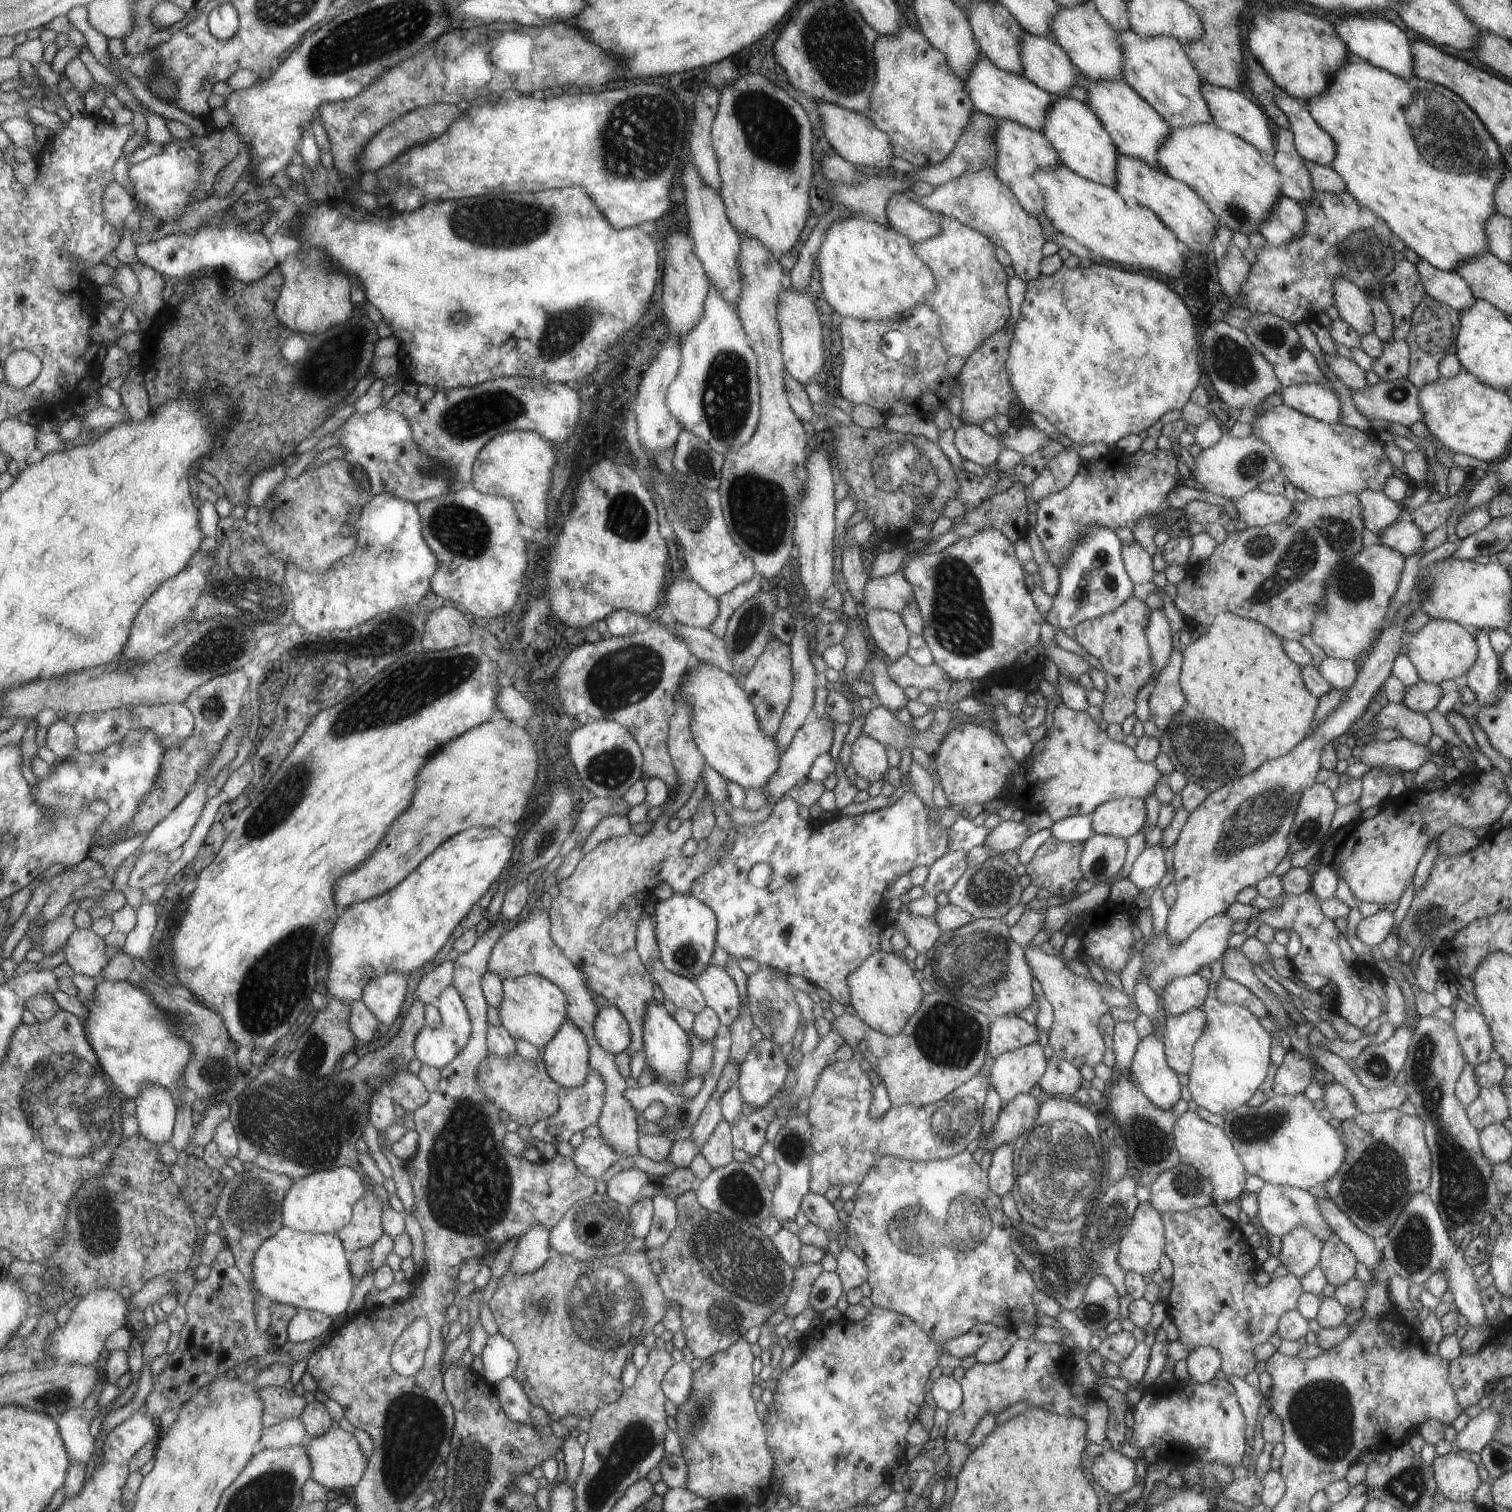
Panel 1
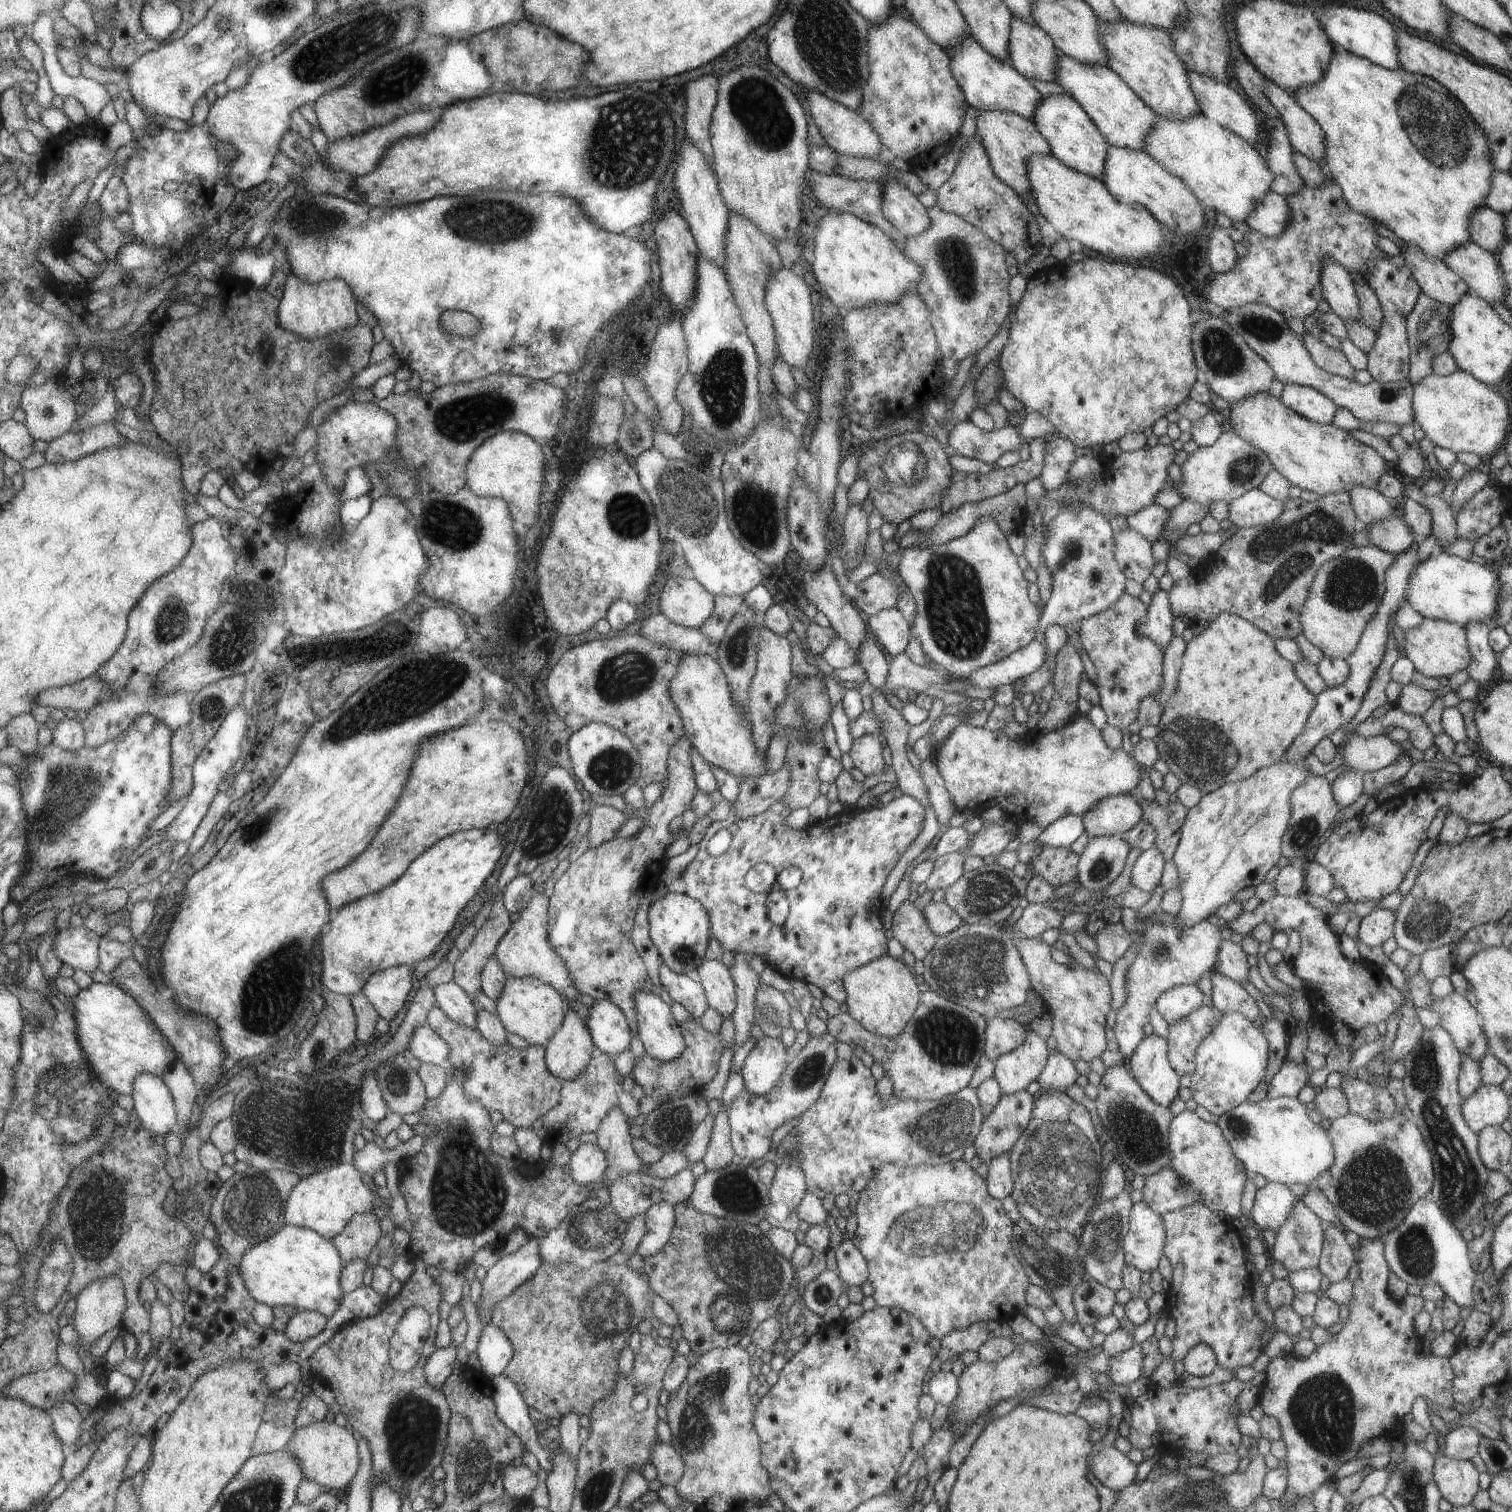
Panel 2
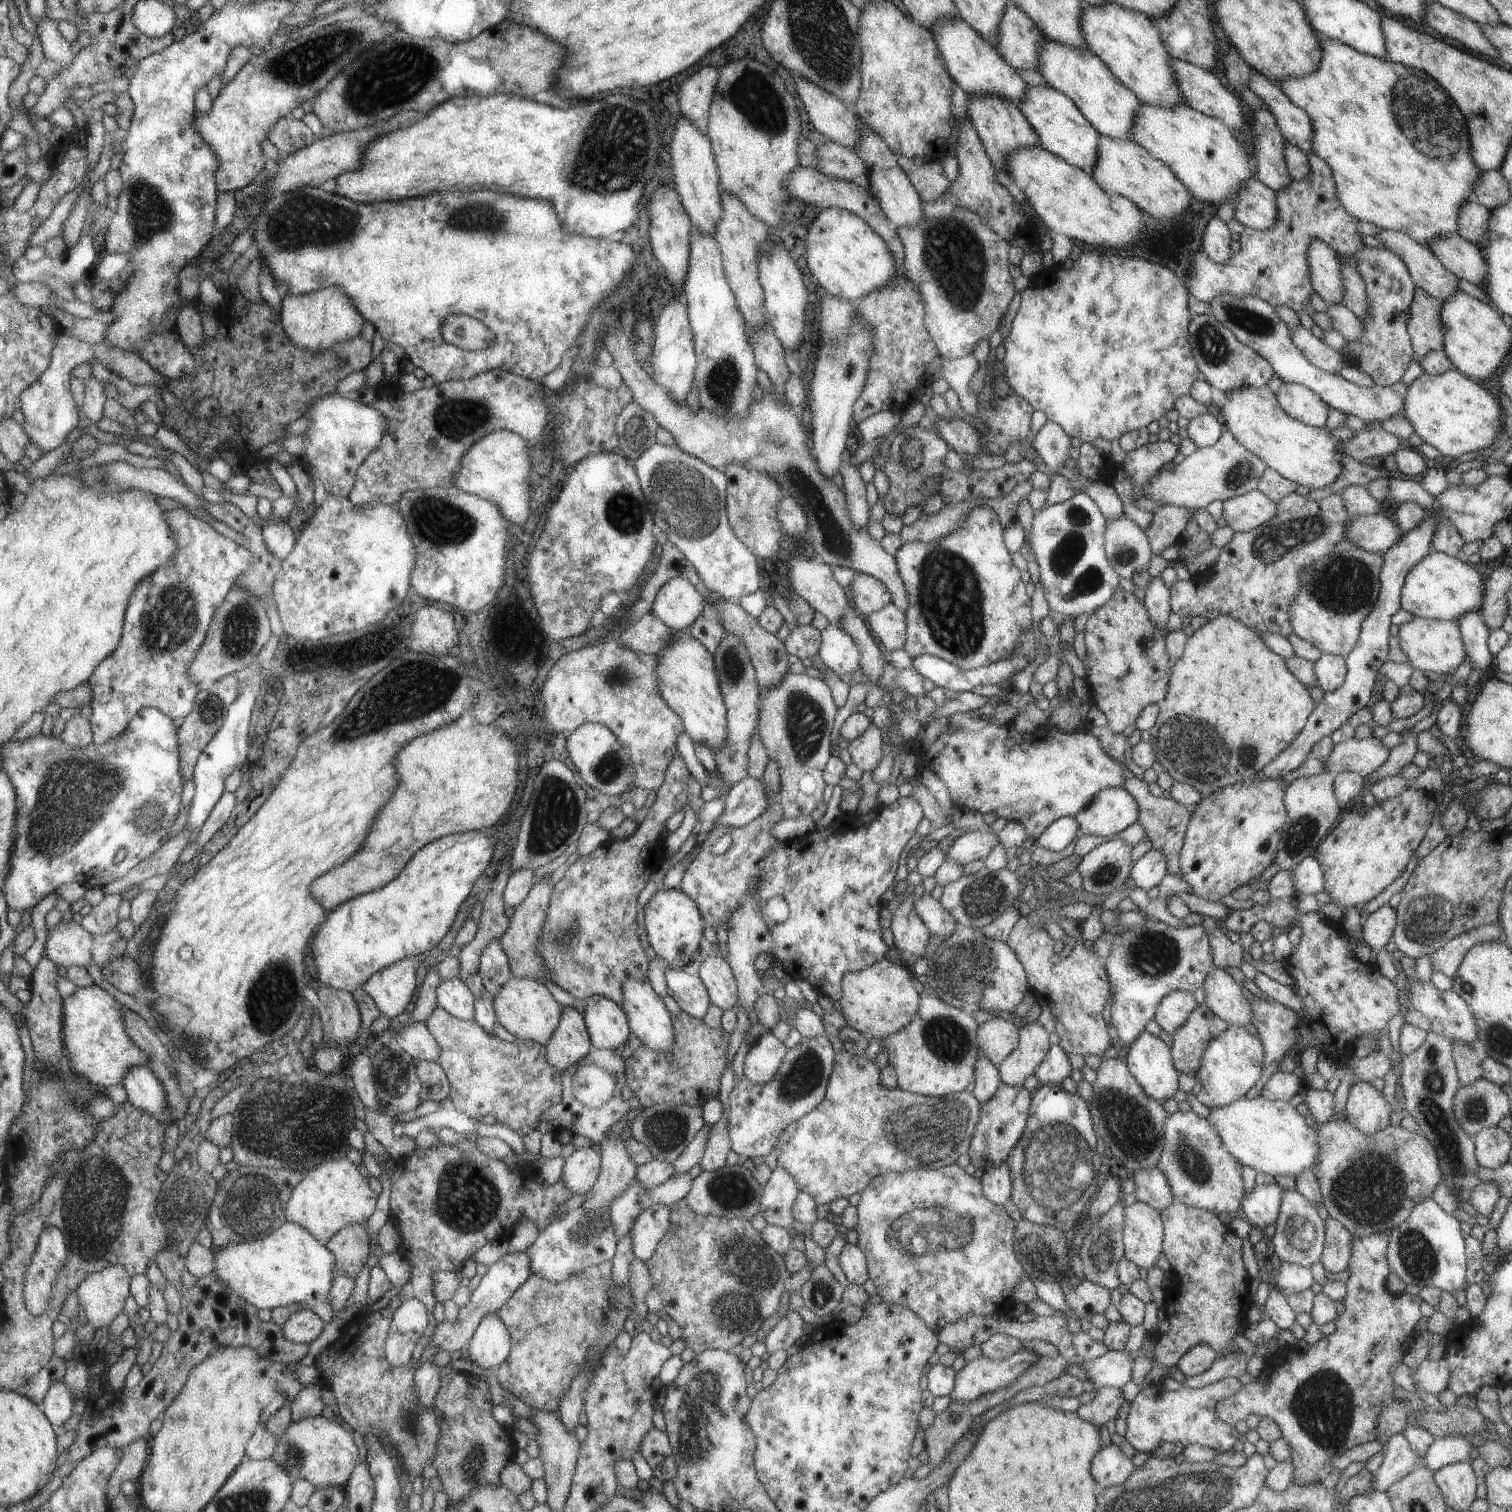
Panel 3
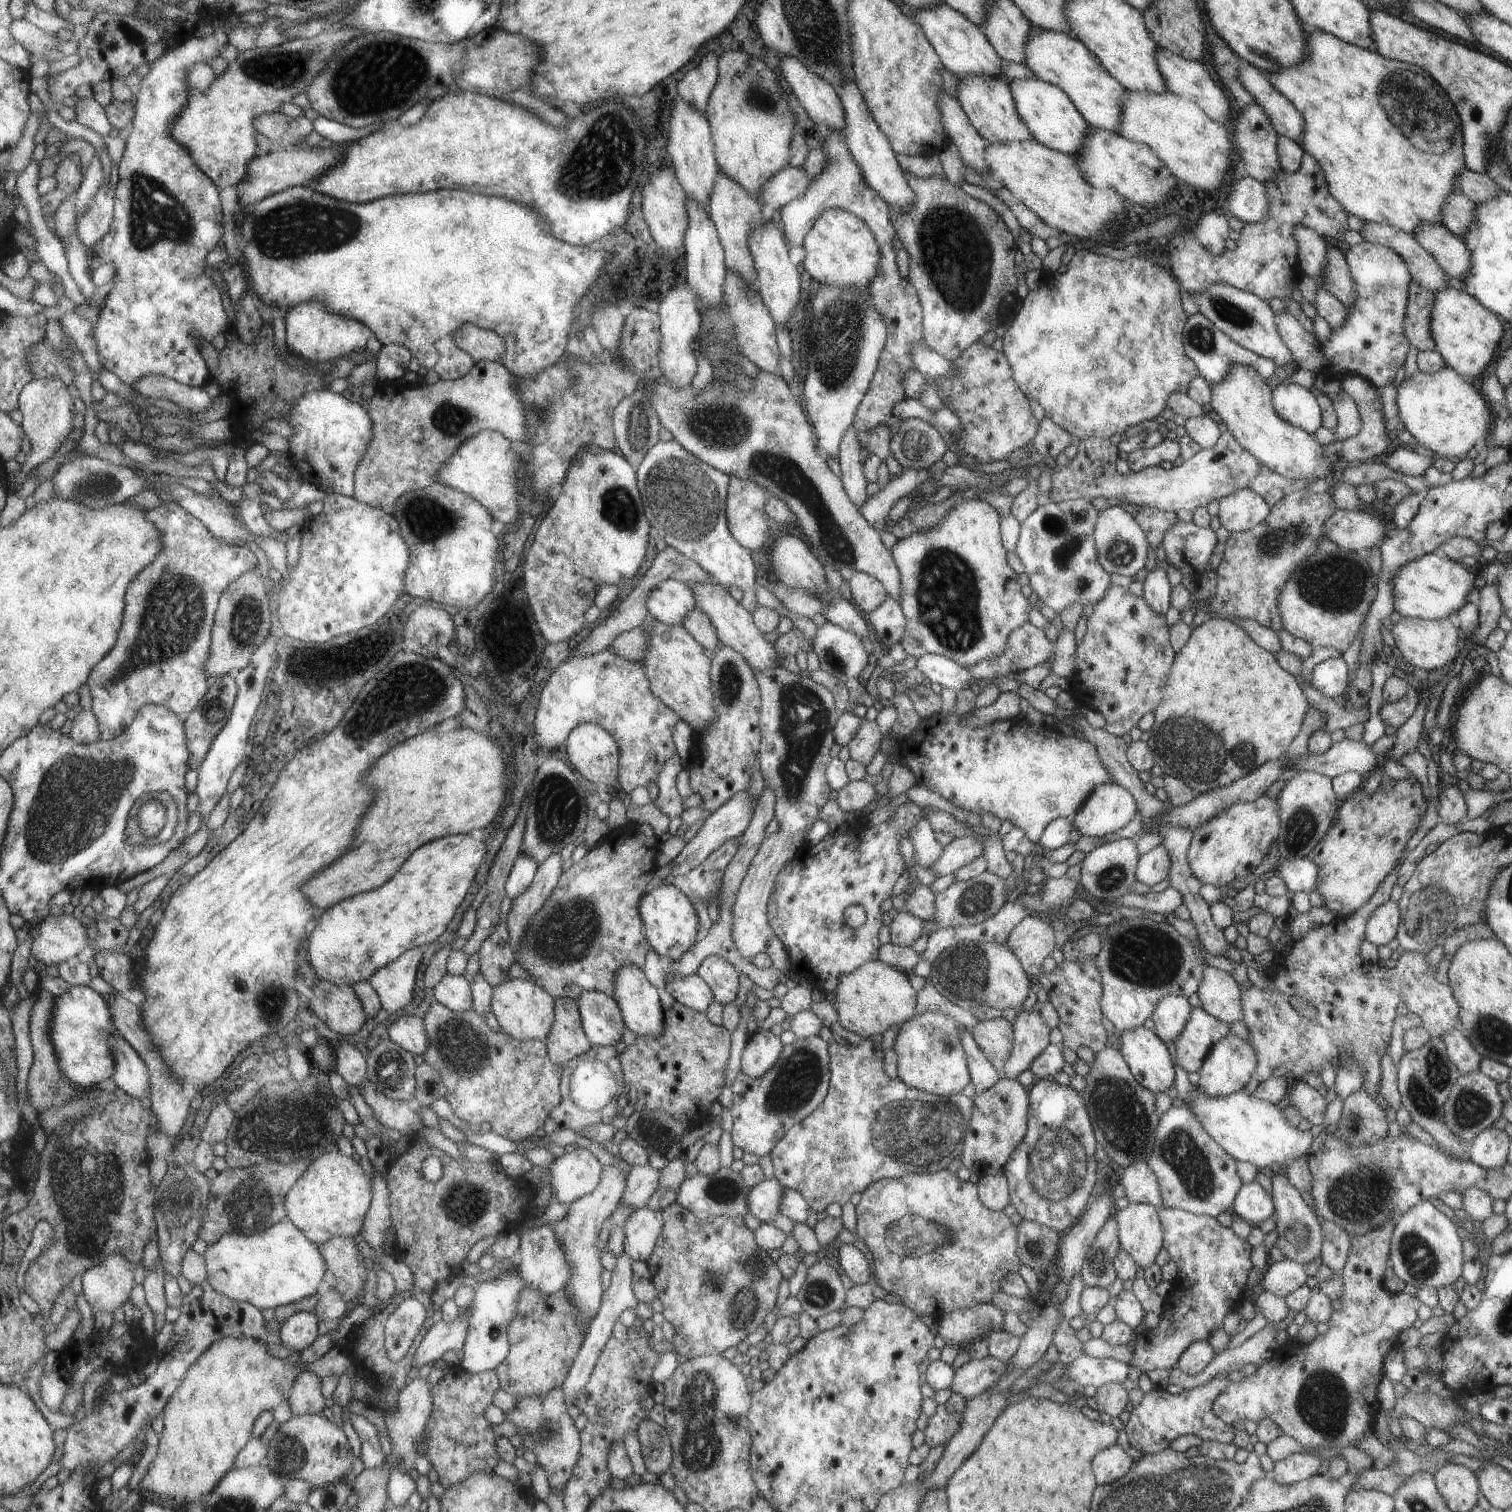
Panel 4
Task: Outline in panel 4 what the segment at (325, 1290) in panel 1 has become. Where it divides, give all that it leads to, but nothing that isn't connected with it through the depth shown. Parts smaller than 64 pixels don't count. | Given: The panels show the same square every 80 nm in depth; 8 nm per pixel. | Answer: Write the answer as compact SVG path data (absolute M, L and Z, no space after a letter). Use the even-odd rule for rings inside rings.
M288 1218L265 1232L225 1233L204 1252L209 1282L221 1294L261 1310L288 1305L324 1292L327 1260L319 1245Z

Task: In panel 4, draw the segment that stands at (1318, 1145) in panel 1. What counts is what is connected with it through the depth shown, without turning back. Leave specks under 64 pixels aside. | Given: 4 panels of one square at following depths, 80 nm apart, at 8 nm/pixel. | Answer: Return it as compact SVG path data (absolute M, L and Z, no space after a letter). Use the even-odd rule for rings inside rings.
M1191 1087L1191 1102L1186 1104L1189 1112L1199 1120L1201 1128L1209 1134L1235 1161L1249 1162L1257 1170L1270 1168L1285 1171L1289 1162L1306 1156L1313 1138L1309 1131L1303 1132L1292 1125L1284 1116L1283 1110L1275 1104L1247 1096L1242 1090L1229 1096L1207 1096L1197 1087Z

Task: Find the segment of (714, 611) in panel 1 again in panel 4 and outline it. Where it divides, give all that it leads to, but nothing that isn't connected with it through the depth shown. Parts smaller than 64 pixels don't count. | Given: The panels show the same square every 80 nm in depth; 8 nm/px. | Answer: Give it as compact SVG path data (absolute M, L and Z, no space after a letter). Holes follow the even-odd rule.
M667 579L659 583L646 600L652 617L668 625L681 625L684 616L694 608L694 596L687 583Z

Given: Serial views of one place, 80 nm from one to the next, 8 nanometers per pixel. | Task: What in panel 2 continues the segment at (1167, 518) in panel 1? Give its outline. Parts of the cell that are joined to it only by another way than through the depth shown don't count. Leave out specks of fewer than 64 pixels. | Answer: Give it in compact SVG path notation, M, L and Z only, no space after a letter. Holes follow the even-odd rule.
M1151 504L1133 512L1131 516L1127 516L1126 520L1128 528L1141 534L1149 544L1153 544L1163 531L1167 518L1169 518L1169 512L1165 508Z

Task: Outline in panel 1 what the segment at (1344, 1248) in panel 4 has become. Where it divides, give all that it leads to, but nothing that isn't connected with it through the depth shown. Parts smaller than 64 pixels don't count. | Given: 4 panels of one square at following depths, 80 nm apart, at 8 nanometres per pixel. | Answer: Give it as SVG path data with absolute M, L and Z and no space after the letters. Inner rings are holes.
M1337 1236L1322 1243L1318 1266L1326 1282L1334 1287L1341 1286L1353 1279L1355 1258L1352 1250Z

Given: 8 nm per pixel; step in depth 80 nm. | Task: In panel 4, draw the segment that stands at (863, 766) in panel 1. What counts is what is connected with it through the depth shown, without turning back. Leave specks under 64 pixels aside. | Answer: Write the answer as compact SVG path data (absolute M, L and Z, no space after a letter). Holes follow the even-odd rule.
M863 719L855 736L847 742L850 758L866 766L877 752L883 737L874 721Z

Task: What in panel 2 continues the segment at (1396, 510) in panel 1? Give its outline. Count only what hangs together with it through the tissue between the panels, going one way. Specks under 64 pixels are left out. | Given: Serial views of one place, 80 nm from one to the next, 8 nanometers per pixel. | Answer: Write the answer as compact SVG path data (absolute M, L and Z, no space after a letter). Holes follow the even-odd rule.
M1355 486L1348 490L1349 498L1353 512L1357 514L1357 520L1362 526L1369 526L1371 522L1377 520L1385 520L1385 518L1393 517L1394 508L1389 504L1387 498L1383 494L1379 494L1377 490Z

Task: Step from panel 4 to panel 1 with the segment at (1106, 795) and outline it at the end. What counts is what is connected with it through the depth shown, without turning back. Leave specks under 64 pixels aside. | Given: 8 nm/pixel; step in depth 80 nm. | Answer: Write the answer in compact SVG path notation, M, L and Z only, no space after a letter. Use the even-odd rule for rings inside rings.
M1124 797L1101 804L1090 815L1093 833L1127 839L1146 821L1144 800Z

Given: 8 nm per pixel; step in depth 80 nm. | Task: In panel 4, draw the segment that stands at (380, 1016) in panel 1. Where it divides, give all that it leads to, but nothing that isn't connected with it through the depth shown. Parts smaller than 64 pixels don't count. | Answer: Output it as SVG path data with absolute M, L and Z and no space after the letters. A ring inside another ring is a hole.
M427 946L408 950L401 958L381 968L370 980L388 1014L403 1010L413 1000L417 970Z

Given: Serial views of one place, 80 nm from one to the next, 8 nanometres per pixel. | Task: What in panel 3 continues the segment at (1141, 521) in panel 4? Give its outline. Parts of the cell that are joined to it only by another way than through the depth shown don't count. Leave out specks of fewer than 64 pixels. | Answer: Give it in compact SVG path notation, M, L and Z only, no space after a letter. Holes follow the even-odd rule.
M1163 504L1151 511L1151 524L1144 532L1148 539L1151 553L1160 555L1161 552L1177 542L1184 532L1186 523L1195 516L1193 508Z

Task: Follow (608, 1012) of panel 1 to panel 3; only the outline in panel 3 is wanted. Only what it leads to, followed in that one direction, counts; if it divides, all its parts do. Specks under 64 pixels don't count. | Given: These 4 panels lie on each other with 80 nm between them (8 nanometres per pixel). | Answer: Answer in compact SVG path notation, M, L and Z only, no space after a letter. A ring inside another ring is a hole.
M591 996L582 1011L593 1047L619 1051L627 1044L632 1029L621 1005L607 996Z

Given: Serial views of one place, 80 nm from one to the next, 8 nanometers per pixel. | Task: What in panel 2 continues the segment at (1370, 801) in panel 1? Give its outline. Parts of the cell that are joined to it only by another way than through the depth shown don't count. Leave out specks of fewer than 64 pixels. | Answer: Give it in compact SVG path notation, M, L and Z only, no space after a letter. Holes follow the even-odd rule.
M1405 753L1399 760L1384 768L1362 773L1362 790L1367 799L1375 799L1375 796L1385 787L1399 781L1413 764L1412 758Z

